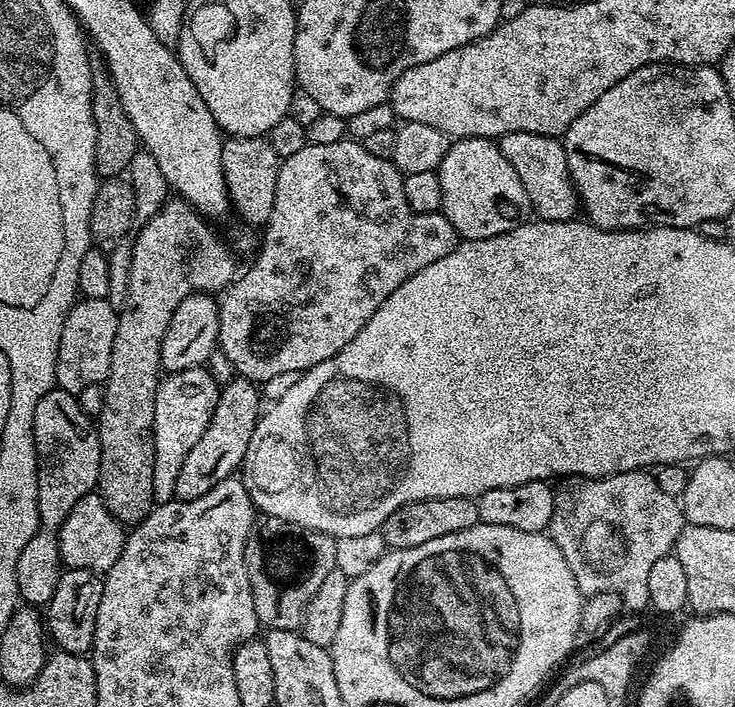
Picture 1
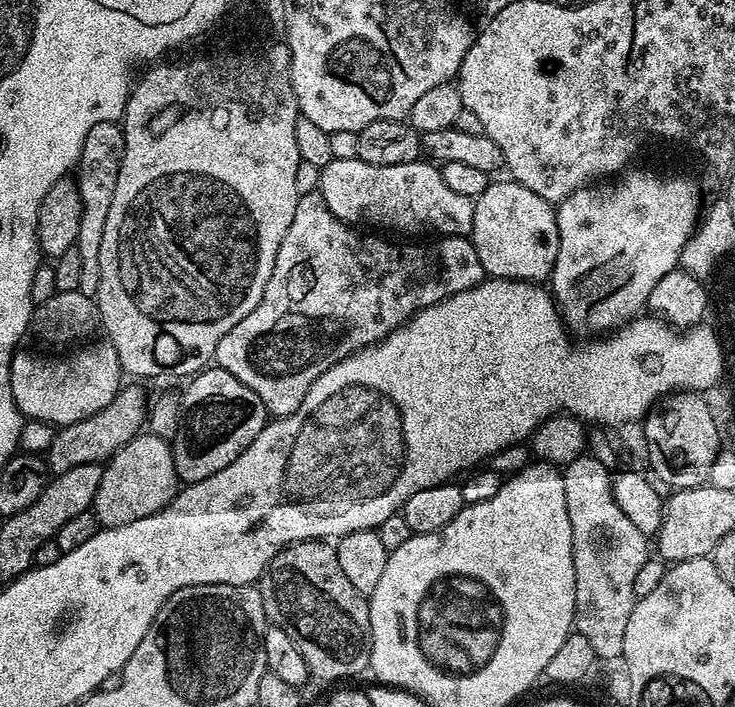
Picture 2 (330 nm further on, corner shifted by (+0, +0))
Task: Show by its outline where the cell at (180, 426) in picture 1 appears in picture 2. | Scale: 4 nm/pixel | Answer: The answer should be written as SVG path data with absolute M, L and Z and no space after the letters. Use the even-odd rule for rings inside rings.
M139 434L126 442L103 465L102 482L90 509L97 525L105 528L126 526L138 518L150 518L167 506L178 491L174 454L169 441L151 434Z

